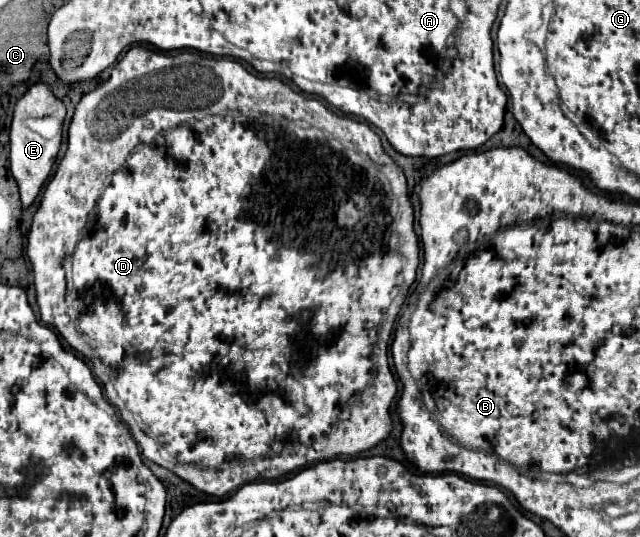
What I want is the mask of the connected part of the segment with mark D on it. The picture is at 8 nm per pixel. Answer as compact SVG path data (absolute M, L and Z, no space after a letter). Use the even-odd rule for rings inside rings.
M133 45L113 67L111 77L93 91L85 93L77 103L69 125L65 159L61 159L55 177L49 181L29 231L27 255L33 265L37 303L43 323L53 327L85 359L91 363L93 359L99 359L105 365L105 377L115 389L113 399L121 407L121 419L133 433L143 457L173 471L199 491L215 497L223 497L251 481L281 479L295 469L335 459L323 455L355 457L375 447L391 431L389 407L397 393L397 383L387 365L387 339L393 321L406 302L407 291L415 281L419 265L419 245L413 231L413 211L407 199L407 183L403 171L381 149L379 137L371 137L375 131L371 131L367 123L355 121L347 115L337 115L335 125L335 115L327 113L323 103L313 109L311 101L315 99L307 99L279 79L253 75L231 59L205 57L189 51L167 55L145 45ZM267 111L275 111L279 119L267 115ZM257 119L271 119L273 139L267 135L269 127L263 127L267 123ZM281 119L283 123L295 125L279 125L277 121ZM371 139L377 141L375 149L369 147ZM343 257L357 257L357 271L349 273Z

